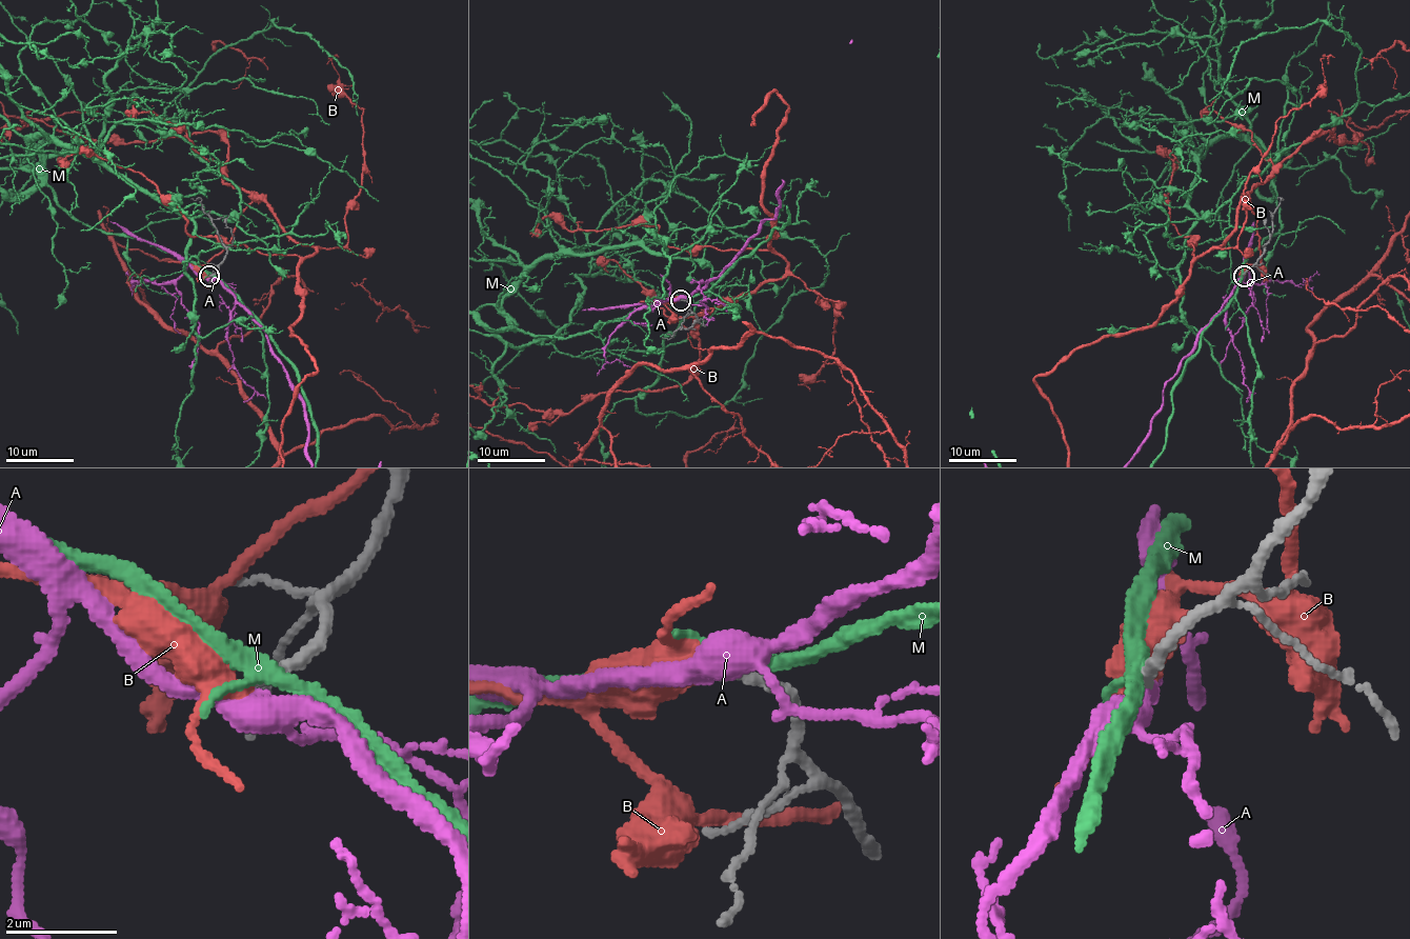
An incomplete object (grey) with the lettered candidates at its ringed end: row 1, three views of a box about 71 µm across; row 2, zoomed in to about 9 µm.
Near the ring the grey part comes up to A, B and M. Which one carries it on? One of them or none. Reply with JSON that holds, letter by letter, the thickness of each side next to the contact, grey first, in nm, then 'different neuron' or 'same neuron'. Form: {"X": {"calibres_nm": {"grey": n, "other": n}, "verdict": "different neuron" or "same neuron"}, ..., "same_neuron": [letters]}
{"A": {"calibres_nm": {"grey": 200, "other": 360}, "verdict": "same neuron"}, "B": {"calibres_nm": {"grey": 200, "other": 340}, "verdict": "different neuron"}, "M": {"calibres_nm": {"grey": 240, "other": 240}, "verdict": "different neuron"}, "same_neuron": ["A"]}

